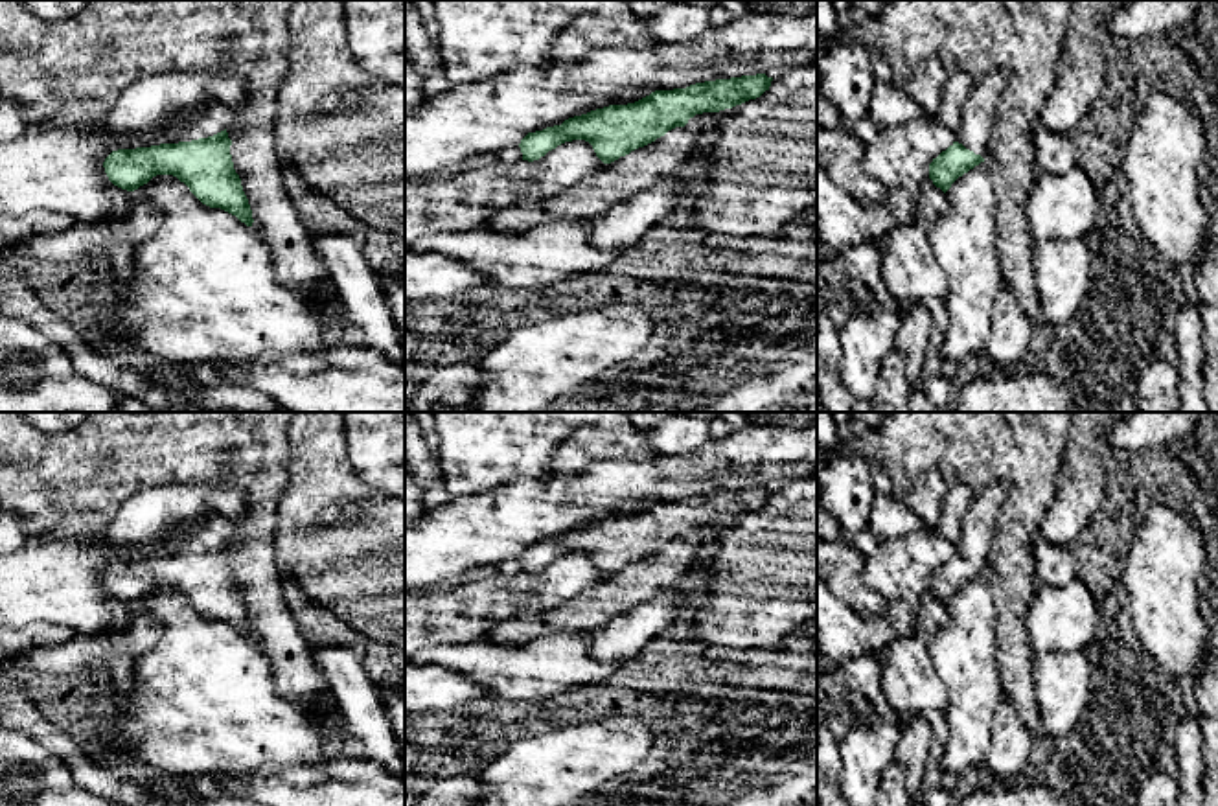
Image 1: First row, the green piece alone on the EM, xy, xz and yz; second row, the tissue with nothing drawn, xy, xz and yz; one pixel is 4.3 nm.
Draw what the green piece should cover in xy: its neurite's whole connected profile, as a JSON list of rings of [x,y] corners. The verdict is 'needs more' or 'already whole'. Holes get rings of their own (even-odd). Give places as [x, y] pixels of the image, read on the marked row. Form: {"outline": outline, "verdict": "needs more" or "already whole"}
{"outline": [[[215,99],[191,121],[136,138],[136,149],[112,151],[105,162],[109,180],[134,191],[156,175],[173,175],[206,206],[221,208],[252,226],[252,210],[234,169],[226,129],[236,112]]], "verdict": "needs more"}

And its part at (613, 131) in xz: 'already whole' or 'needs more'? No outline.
already whole

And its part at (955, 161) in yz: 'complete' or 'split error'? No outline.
split error

